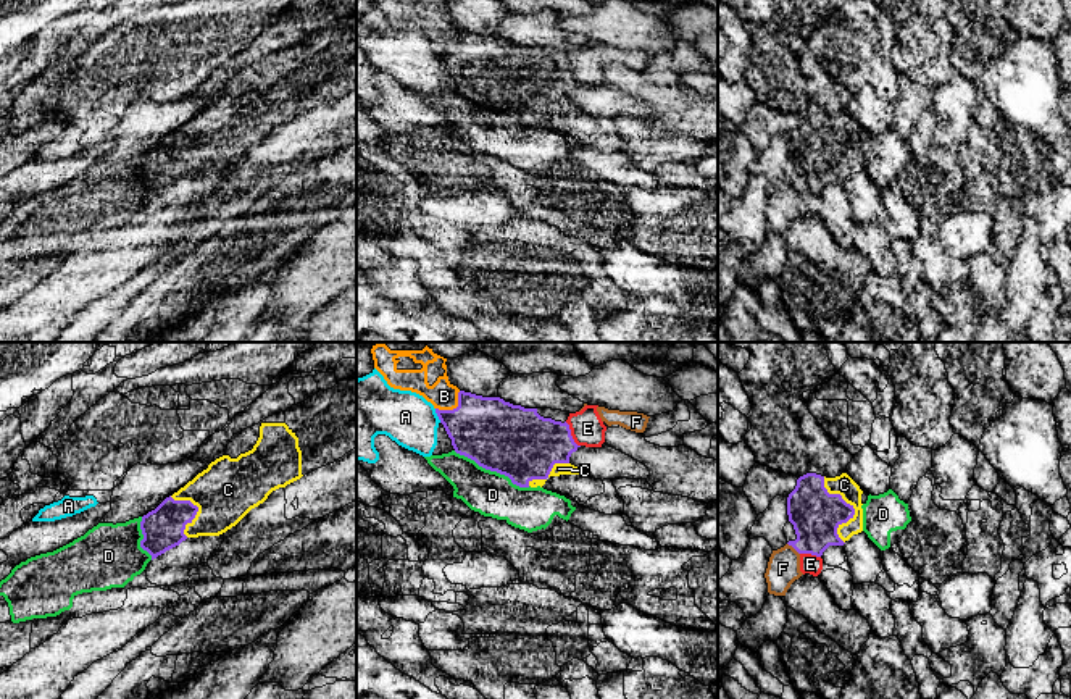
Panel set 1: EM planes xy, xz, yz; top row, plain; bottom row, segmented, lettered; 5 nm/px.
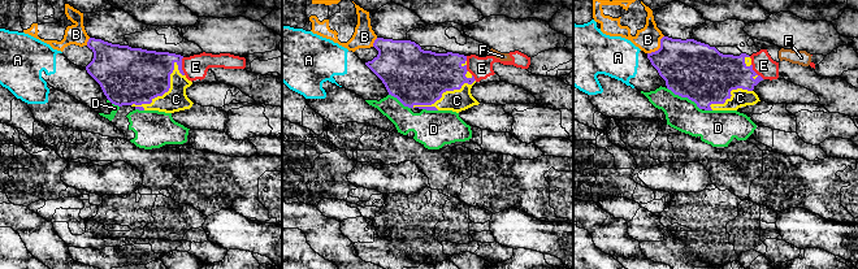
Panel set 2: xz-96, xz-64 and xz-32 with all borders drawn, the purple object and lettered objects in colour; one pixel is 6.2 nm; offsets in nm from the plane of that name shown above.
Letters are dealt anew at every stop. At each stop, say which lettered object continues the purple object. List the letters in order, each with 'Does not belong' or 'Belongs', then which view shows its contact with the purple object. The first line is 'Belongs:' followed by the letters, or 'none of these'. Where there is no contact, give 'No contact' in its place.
Belongs: C
A: Does not belong. Touches purple in xz
B: Does not belong. Touches purple in xz
C: Belongs. Touches purple in yz
D: Does not belong. Touches purple in xz
E: Does not belong. Touches purple in xz
F: Does not belong. Touches purple in yz

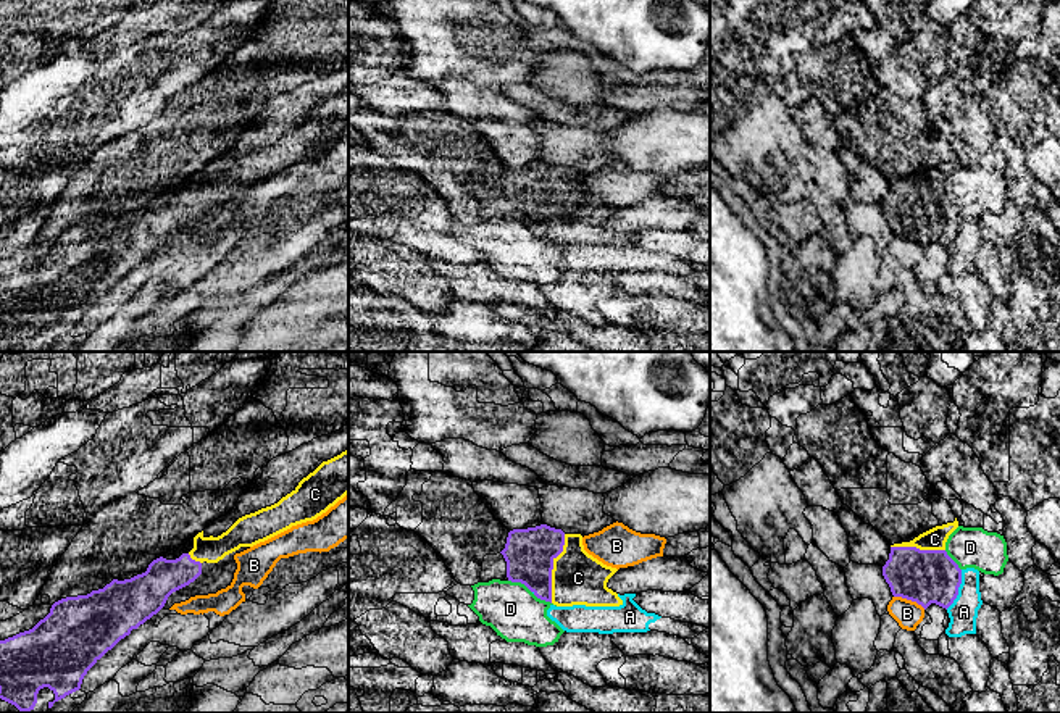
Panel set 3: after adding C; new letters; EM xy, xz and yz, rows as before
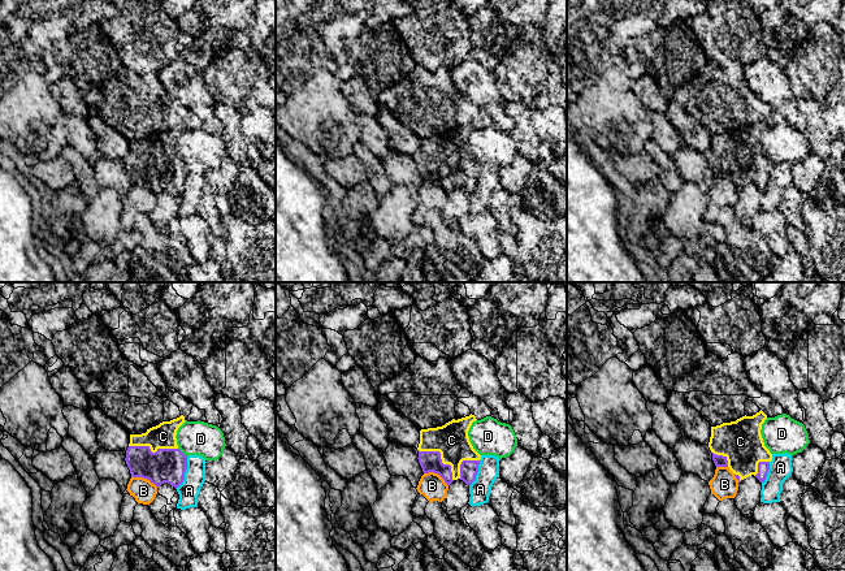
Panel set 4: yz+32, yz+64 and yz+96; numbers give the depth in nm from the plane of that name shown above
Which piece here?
Belongs: C
A: Does not belong. Touches purple in yz
B: Does not belong. Touches purple in yz
C: Belongs. Touches purple in xz
D: Does not belong. Touches purple in xz

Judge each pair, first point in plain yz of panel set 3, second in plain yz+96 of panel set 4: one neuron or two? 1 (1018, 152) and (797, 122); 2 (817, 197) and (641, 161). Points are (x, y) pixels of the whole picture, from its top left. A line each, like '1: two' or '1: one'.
1: two
2: two

